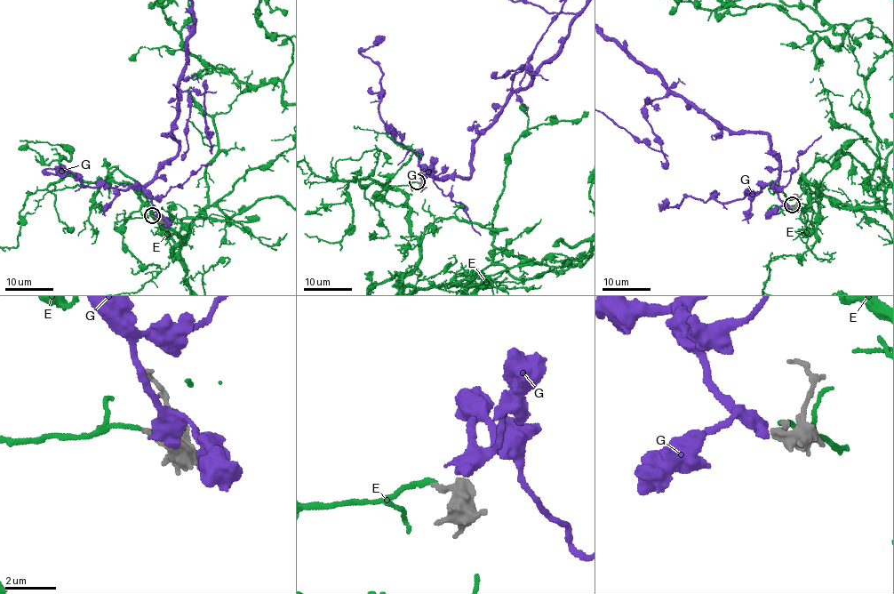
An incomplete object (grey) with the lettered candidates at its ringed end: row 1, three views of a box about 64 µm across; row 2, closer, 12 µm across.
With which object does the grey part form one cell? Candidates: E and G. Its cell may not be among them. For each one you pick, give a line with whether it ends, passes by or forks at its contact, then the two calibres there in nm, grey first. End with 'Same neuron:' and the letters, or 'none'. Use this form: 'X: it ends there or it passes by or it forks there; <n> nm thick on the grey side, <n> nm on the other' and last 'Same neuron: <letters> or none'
E: it ends there; 220 nm thick on the grey side, 180 nm on the other
Same neuron: E

